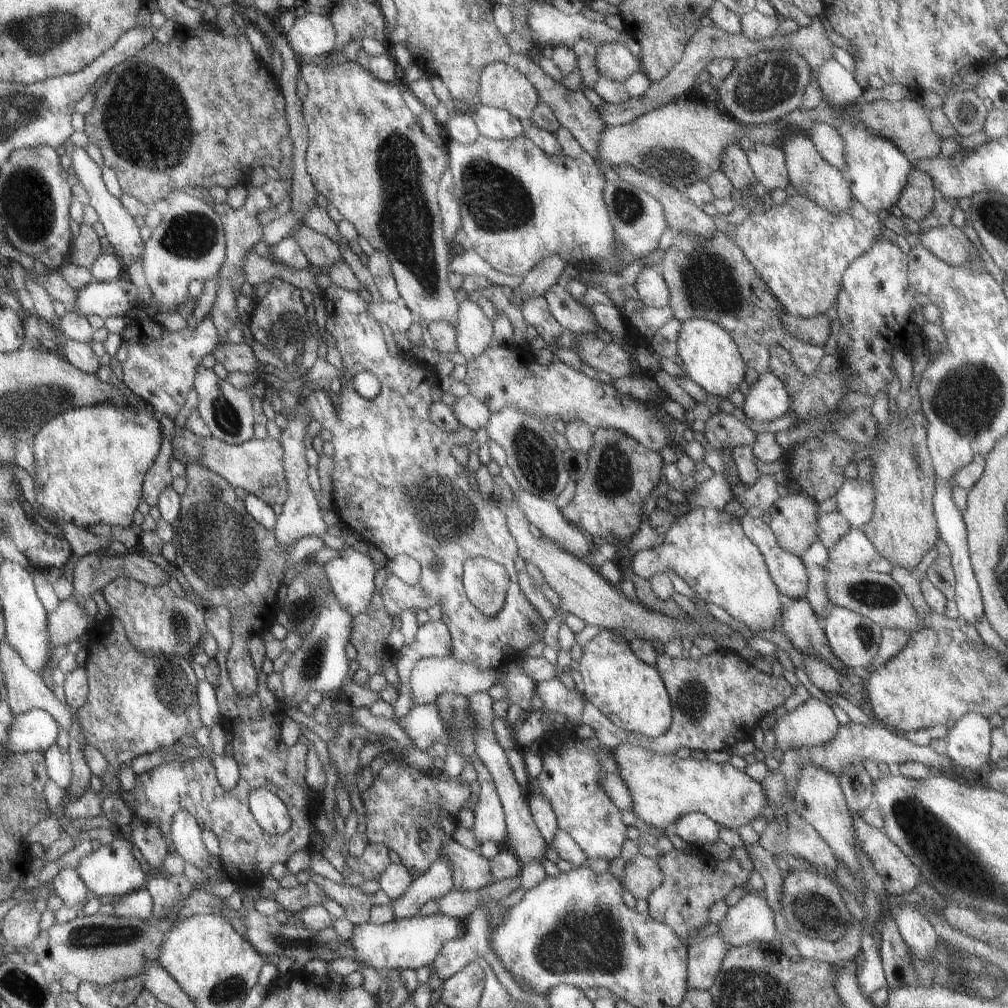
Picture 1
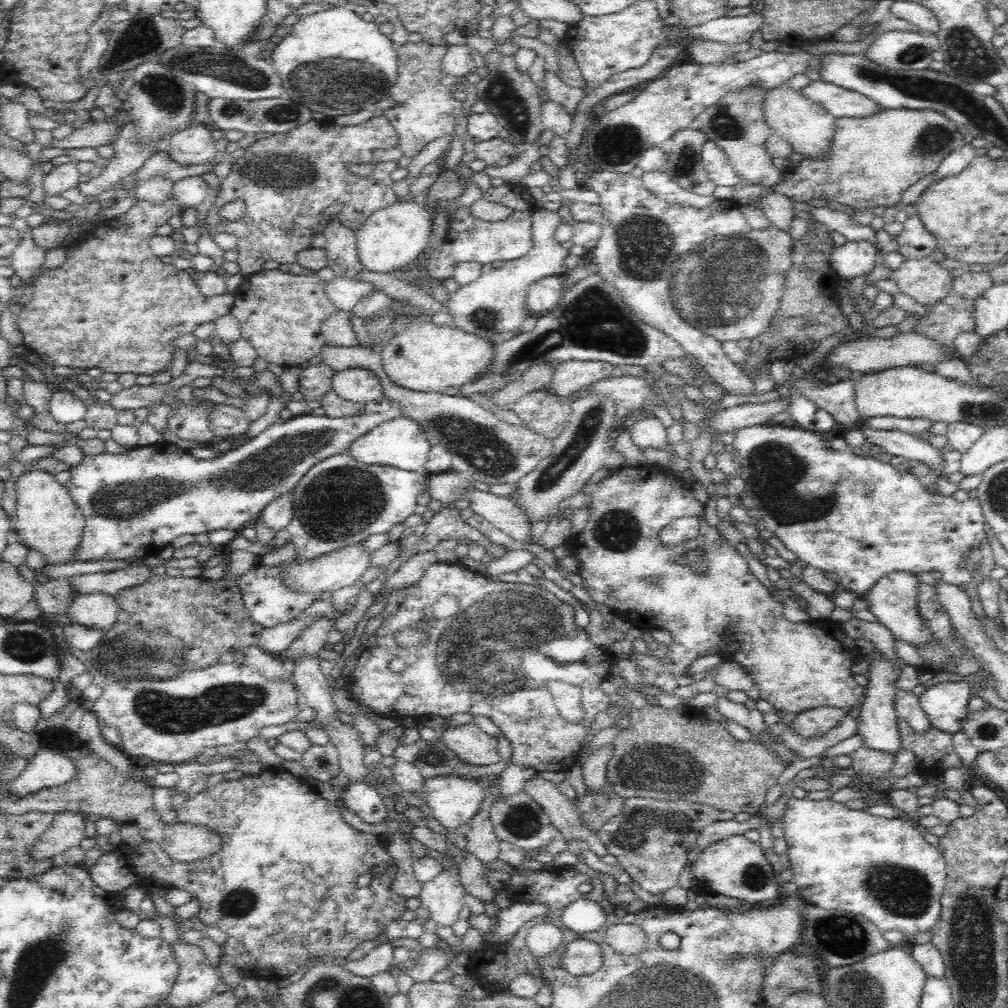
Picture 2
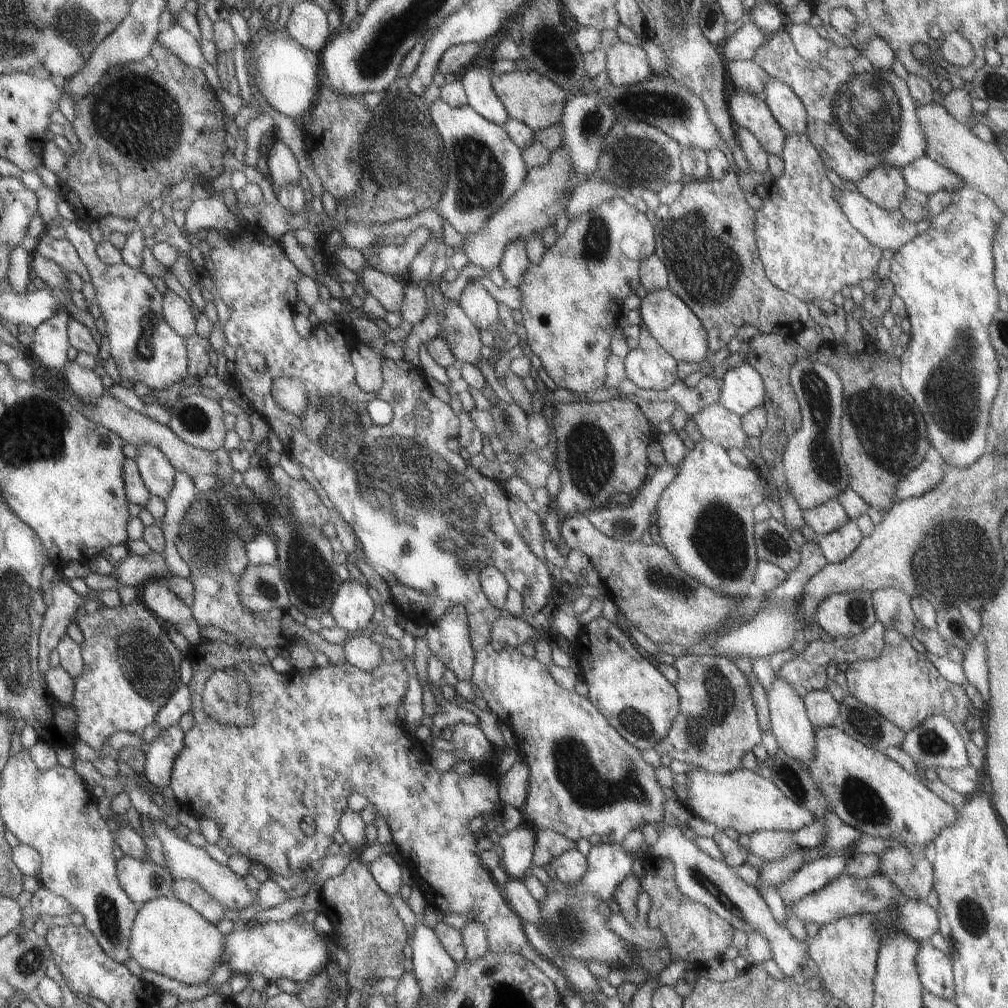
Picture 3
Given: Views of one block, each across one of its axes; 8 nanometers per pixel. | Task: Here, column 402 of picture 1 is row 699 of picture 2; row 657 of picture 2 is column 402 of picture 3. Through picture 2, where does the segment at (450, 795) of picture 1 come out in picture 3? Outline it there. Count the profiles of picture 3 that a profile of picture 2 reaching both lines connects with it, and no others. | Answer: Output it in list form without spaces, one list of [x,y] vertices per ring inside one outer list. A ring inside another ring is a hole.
[[[203,640],[203,642],[195,644],[195,646],[191,646],[185,658],[189,660],[191,670],[193,670],[191,682],[187,684],[187,688],[189,688],[189,698],[191,698],[191,710],[189,710],[189,712],[193,714],[193,726],[185,732],[183,748],[181,748],[181,752],[177,754],[177,758],[175,758],[175,762],[173,762],[173,768],[171,768],[169,786],[171,786],[173,796],[175,796],[175,800],[177,800],[179,806],[185,806],[185,810],[187,810],[187,812],[193,812],[193,814],[195,814],[195,810],[197,810],[197,812],[201,812],[201,818],[211,818],[213,822],[217,822],[217,826],[219,826],[219,830],[221,830],[221,836],[219,836],[219,840],[217,840],[217,846],[219,846],[229,858],[233,858],[233,856],[245,856],[247,860],[251,860],[251,864],[253,864],[253,862],[259,862],[259,864],[263,864],[269,872],[279,874],[279,878],[289,878],[289,876],[301,874],[301,872],[309,870],[315,860],[321,862],[325,856],[331,854],[331,850],[327,850],[327,848],[335,842],[335,840],[333,840],[333,832],[337,830],[337,824],[339,824],[341,814],[347,810],[347,796],[351,796],[353,792],[363,794],[363,796],[367,798],[367,802],[369,802],[369,808],[375,808],[375,812],[387,822],[387,826],[389,826],[389,830],[391,830],[391,836],[393,836],[391,848],[397,848],[397,854],[407,854],[407,856],[409,856],[405,862],[411,866],[411,876],[415,878],[417,886],[423,890],[423,896],[425,896],[427,906],[439,908],[439,910],[443,910],[445,914],[451,914],[451,912],[455,912],[455,914],[465,914],[465,912],[469,912],[471,908],[475,908],[475,910],[477,910],[477,918],[475,918],[475,920],[483,924],[485,934],[487,934],[487,946],[489,946],[491,952],[495,952],[495,954],[517,954],[517,956],[523,956],[523,958],[527,958],[529,962],[533,962],[533,964],[555,984],[555,988],[559,990],[559,994],[569,988],[569,982],[567,982],[565,974],[563,974],[559,968],[555,968],[553,962],[549,962],[545,956],[541,956],[537,950],[533,950],[533,946],[525,940],[525,936],[523,936],[523,920],[519,918],[519,914],[517,914],[515,910],[511,910],[511,908],[505,904],[503,896],[499,894],[499,888],[497,888],[495,880],[491,878],[489,870],[487,870],[487,868],[481,864],[481,860],[479,860],[477,836],[473,836],[473,834],[467,830],[467,822],[469,822],[469,820],[473,820],[473,818],[477,818],[477,816],[481,816],[481,814],[483,814],[483,816],[493,816],[495,812],[499,812],[501,800],[499,800],[499,788],[497,788],[495,778],[489,778],[489,774],[487,774],[487,776],[481,776],[481,774],[477,774],[477,772],[471,774],[471,776],[459,776],[459,774],[455,774],[453,770],[439,774],[437,770],[431,768],[431,762],[427,762],[427,760],[425,760],[425,762],[419,762],[419,760],[413,756],[413,754],[415,754],[415,744],[413,744],[415,736],[409,734],[407,728],[405,728],[405,724],[401,722],[401,718],[397,718],[397,708],[399,708],[399,704],[403,702],[405,692],[407,692],[407,684],[409,684],[409,674],[405,672],[403,664],[401,664],[399,660],[395,660],[393,664],[381,662],[381,664],[377,664],[373,670],[367,670],[367,672],[363,672],[363,670],[359,670],[359,668],[355,668],[355,666],[351,666],[351,664],[347,664],[347,662],[339,662],[339,664],[329,664],[329,666],[325,666],[325,668],[317,668],[317,666],[315,666],[315,670],[313,670],[311,674],[299,674],[299,672],[293,670],[293,668],[269,664],[267,658],[263,656],[263,650],[255,650],[255,648],[249,650],[249,646],[235,650],[235,648],[231,648],[231,646],[223,644],[223,642],[209,642],[209,640]],[[251,652],[259,652],[259,654],[261,654],[261,658],[259,658],[257,664],[255,664],[255,662],[251,664]],[[223,668],[235,668],[239,674],[243,674],[243,678],[245,678],[245,682],[247,682],[247,686],[249,686],[247,708],[249,708],[249,712],[253,714],[253,722],[251,722],[251,726],[247,726],[247,728],[237,728],[237,726],[227,726],[227,724],[215,722],[213,718],[209,718],[209,714],[205,714],[205,712],[201,710],[201,706],[203,706],[203,702],[201,702],[201,686],[209,680],[209,676],[211,676],[215,670],[223,670]],[[305,818],[309,818],[309,820],[313,822],[313,834],[309,834],[309,836],[305,836],[305,834],[301,832],[301,828],[299,828],[299,824],[301,824]]]

